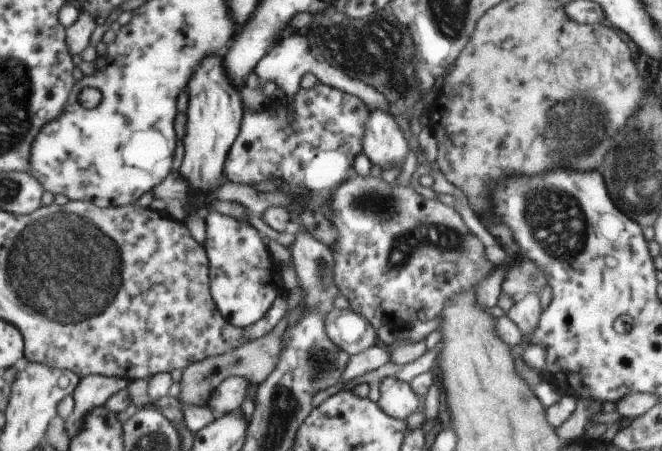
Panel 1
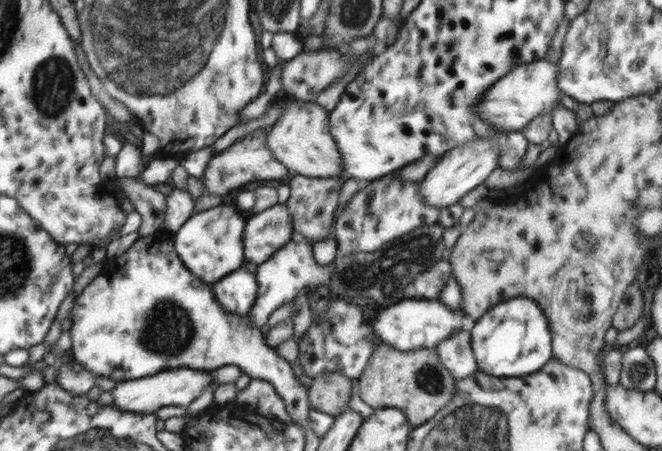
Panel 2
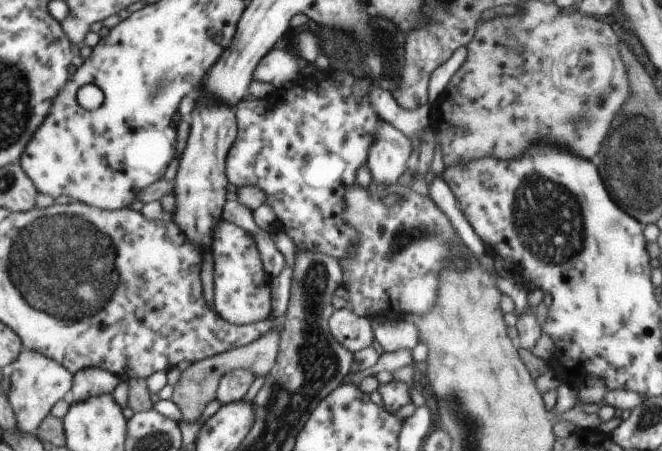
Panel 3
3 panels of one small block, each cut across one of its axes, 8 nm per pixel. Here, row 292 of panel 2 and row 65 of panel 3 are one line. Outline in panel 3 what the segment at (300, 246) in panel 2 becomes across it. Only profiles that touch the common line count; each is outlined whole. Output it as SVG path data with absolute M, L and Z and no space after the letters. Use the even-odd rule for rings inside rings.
M274 46L253 69L252 80L269 82L276 90L290 88L298 72L297 56L289 47Z

